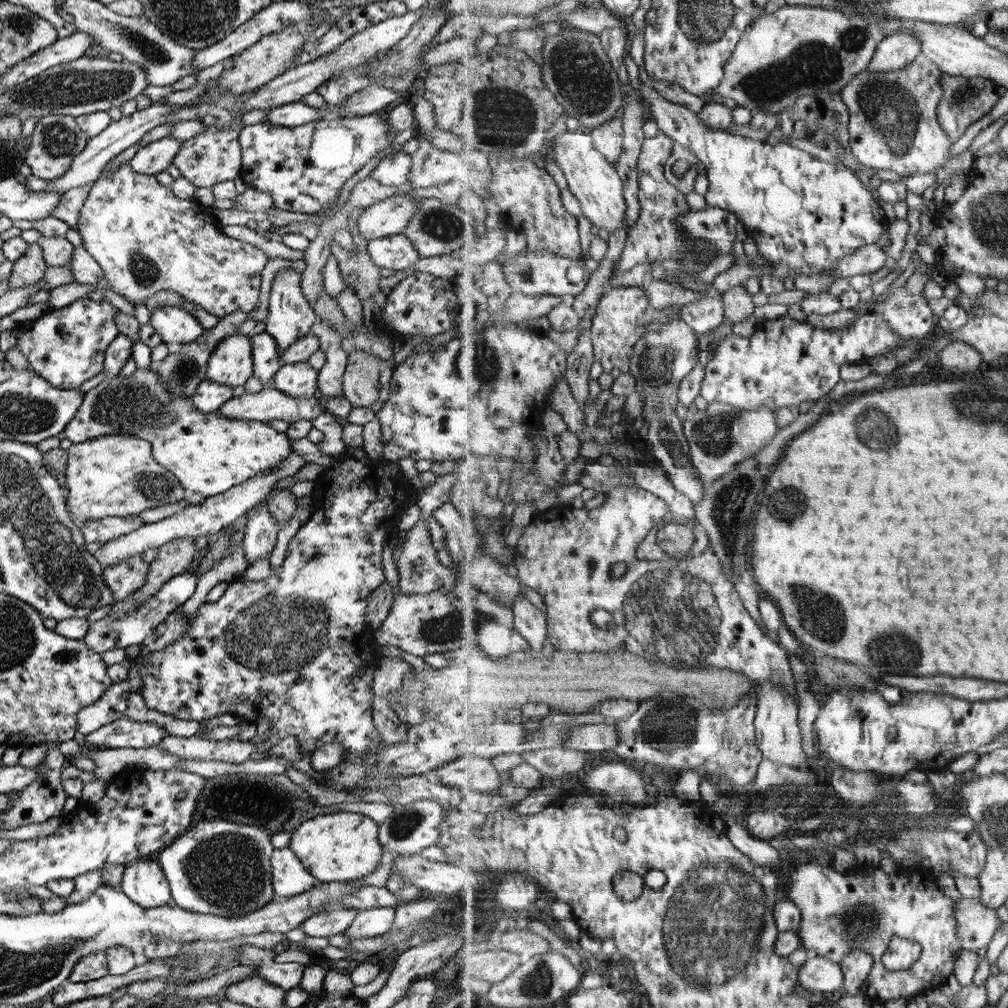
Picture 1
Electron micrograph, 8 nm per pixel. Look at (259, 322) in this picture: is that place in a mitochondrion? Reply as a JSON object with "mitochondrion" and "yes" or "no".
{"mitochondrion":"no"}

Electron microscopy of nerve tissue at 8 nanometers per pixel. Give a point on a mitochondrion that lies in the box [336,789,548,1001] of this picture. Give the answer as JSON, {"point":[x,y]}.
{"point":[401,827]}

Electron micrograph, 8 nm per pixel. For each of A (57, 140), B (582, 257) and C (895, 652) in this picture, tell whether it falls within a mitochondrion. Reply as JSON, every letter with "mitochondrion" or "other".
{"A":"mitochondrion","B":"other","C":"mitochondrion"}

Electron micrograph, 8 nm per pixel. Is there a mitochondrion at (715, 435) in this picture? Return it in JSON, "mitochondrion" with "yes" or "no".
{"mitochondrion":"yes"}

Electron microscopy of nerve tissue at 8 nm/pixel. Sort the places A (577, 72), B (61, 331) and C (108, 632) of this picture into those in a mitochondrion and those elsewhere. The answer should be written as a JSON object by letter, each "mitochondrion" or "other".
{"A":"mitochondrion","B":"other","C":"mitochondrion"}

